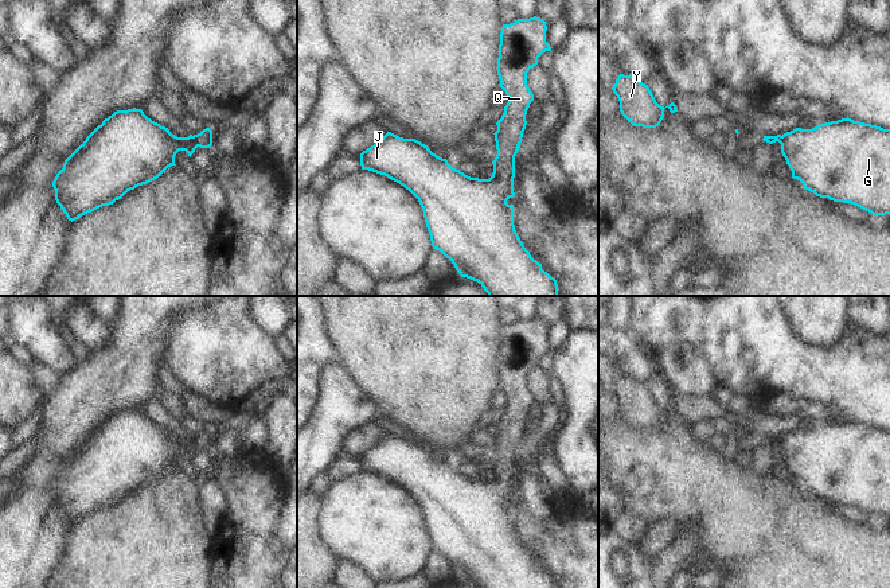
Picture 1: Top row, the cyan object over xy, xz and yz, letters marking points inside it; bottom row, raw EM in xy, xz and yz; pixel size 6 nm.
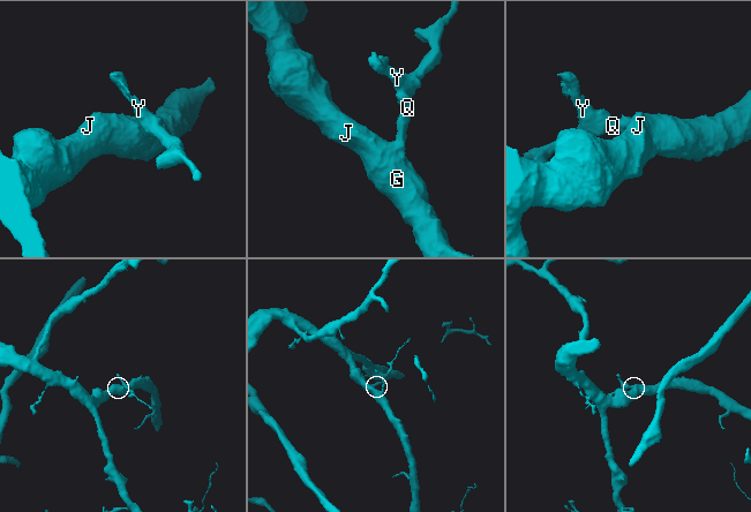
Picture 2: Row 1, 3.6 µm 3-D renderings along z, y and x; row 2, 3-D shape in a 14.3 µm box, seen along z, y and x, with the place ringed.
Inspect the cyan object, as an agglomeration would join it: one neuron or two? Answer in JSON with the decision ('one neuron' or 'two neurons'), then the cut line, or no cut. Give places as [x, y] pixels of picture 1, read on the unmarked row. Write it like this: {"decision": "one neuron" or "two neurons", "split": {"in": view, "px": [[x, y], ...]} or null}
{"decision": "one neuron", "split": null}

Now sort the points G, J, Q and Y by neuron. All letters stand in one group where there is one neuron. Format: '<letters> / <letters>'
G J Q Y

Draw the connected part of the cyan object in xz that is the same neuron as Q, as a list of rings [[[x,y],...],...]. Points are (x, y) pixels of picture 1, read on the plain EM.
[[[534,318],[501,328],[497,377],[499,388],[505,393],[508,404],[493,435],[497,456],[492,463],[493,474],[489,480],[471,479],[421,443],[391,433],[360,455],[362,471],[387,478],[418,501],[433,550],[449,560],[461,579],[477,583],[481,588],[558,588],[557,581],[544,573],[542,565],[524,549],[515,531],[514,506],[507,505],[515,498],[515,457],[527,427],[527,412],[534,402],[527,386],[527,374],[538,366],[543,354],[551,353],[546,343],[546,324]]]

